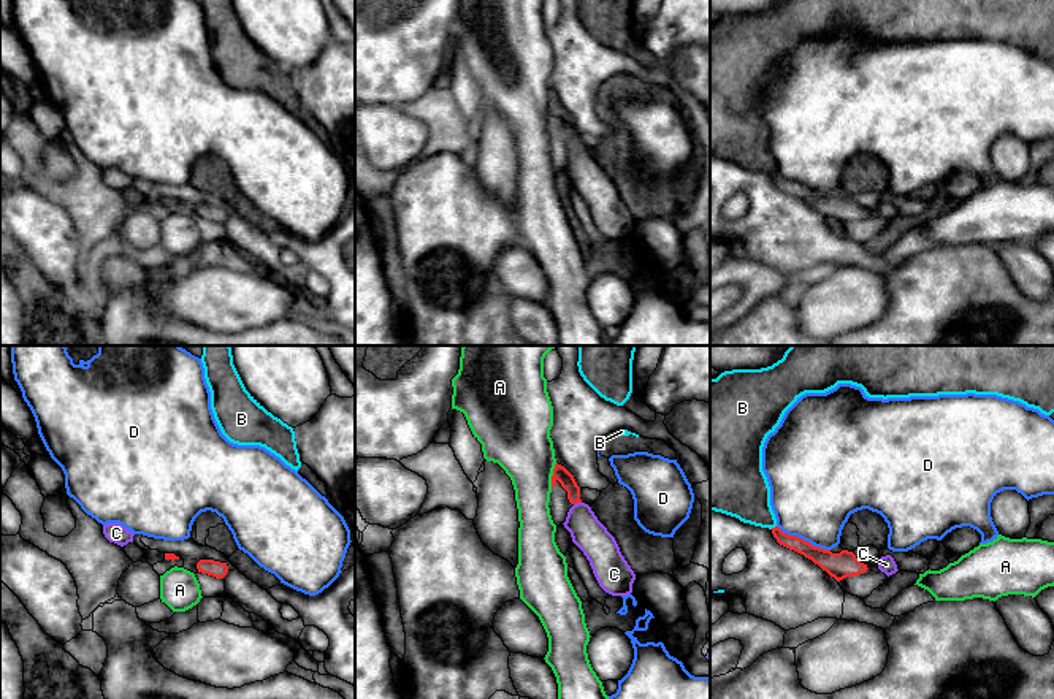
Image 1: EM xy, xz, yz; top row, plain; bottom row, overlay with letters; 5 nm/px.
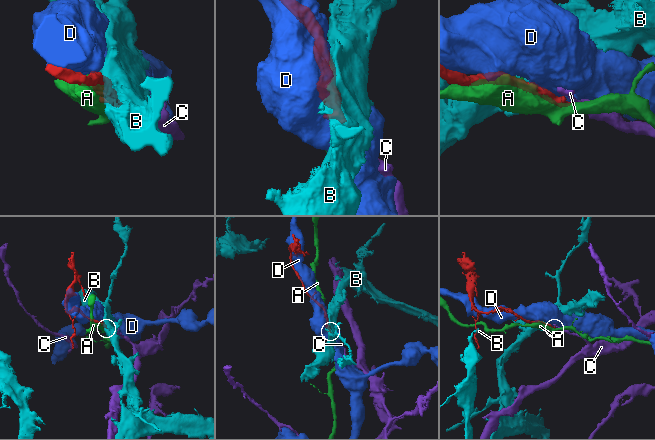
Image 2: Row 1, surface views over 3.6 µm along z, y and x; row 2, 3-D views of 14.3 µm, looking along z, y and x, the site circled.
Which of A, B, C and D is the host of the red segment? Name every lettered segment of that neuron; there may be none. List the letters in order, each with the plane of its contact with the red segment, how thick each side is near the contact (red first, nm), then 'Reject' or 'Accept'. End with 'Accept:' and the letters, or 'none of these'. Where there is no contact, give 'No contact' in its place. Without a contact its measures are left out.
A: Touches red in xz. Thickness 80 nm (red) against 320 nm. Reject
B: Touches red in yz. Thickness 80 nm (red) against 280 nm. Reject
C: Touches red in xz. Thickness 80 nm (red) against 170 nm. Accept
D: Touches red in yz. Thickness 130 nm (red) against 440 nm. Reject
Accept: C

